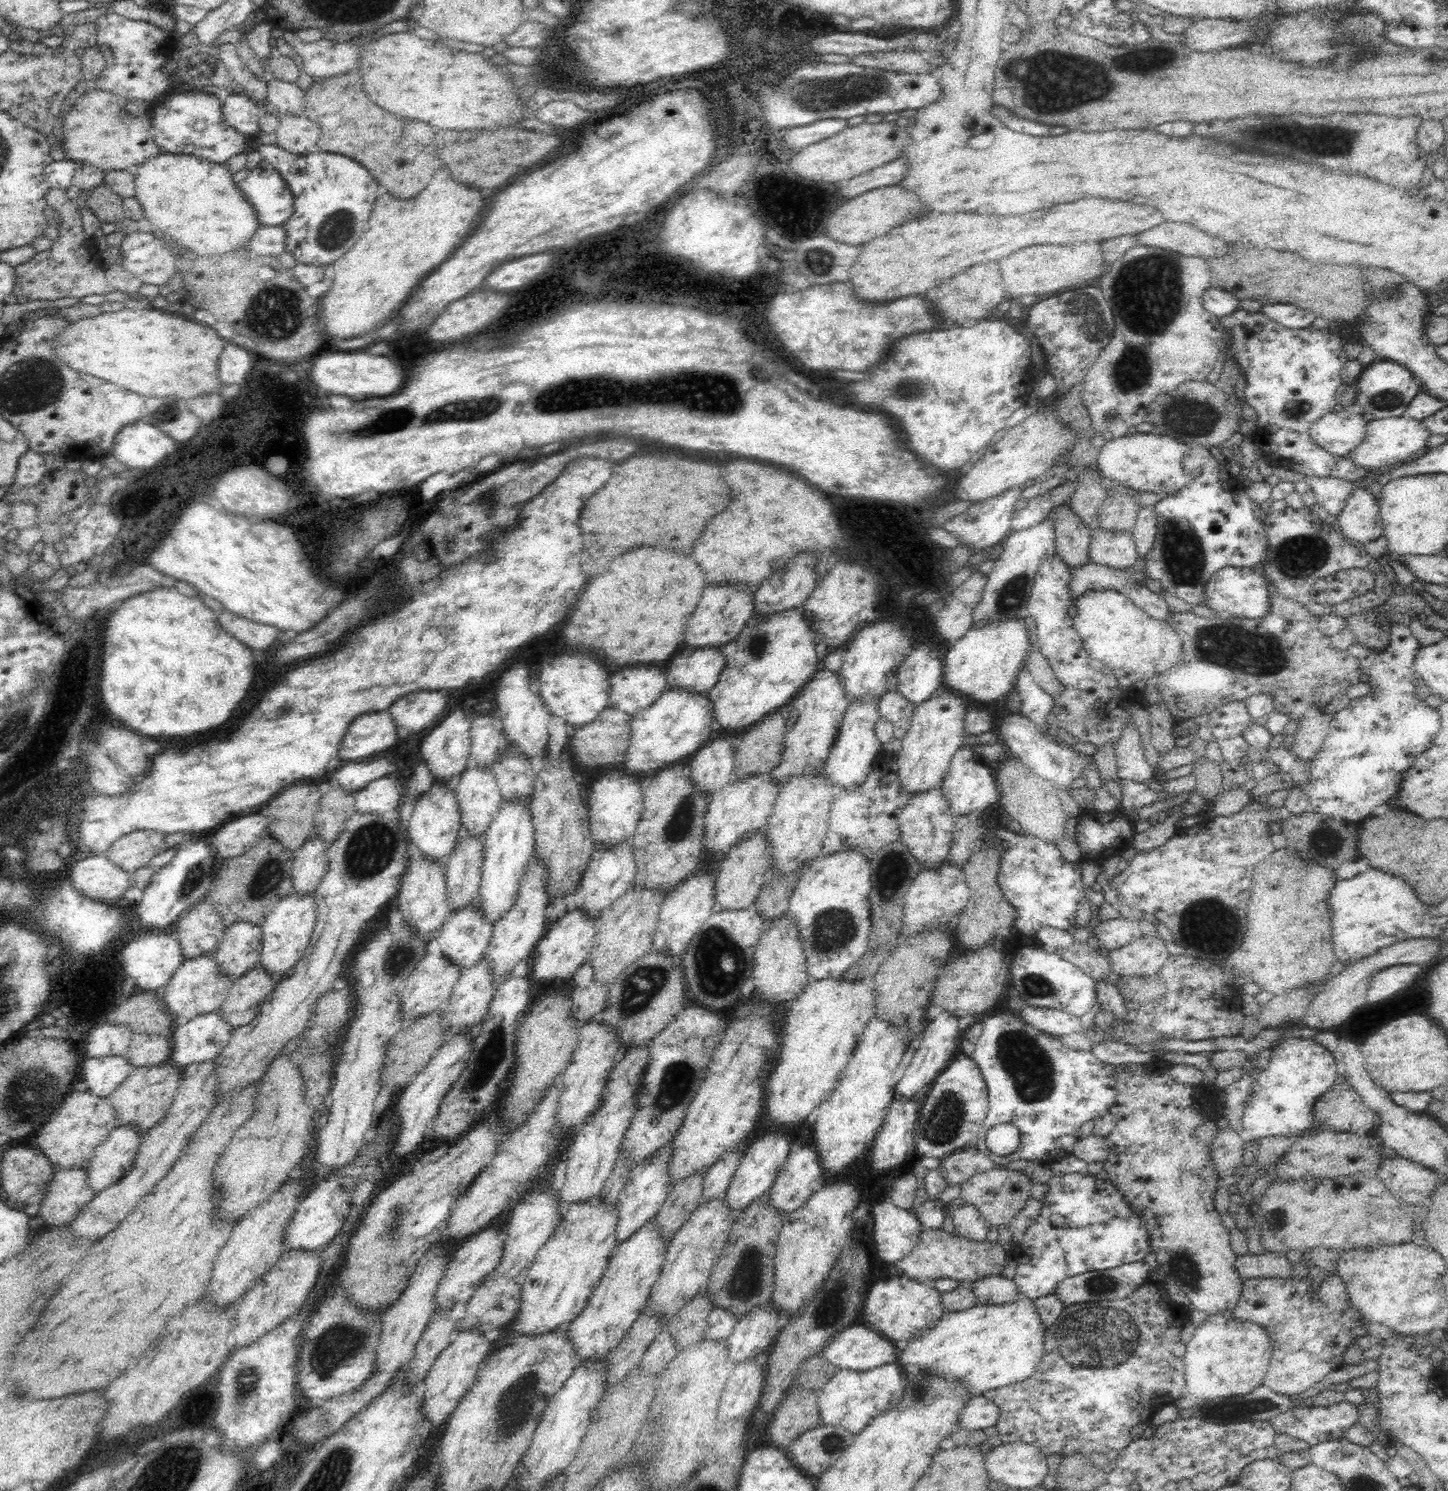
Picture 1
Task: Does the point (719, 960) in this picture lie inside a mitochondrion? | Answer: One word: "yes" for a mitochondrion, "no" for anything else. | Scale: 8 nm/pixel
yes

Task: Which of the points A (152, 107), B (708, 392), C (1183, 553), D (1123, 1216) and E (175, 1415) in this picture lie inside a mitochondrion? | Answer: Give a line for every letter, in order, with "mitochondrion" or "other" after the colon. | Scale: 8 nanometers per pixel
A: other
B: mitochondrion
C: mitochondrion
D: other
E: other

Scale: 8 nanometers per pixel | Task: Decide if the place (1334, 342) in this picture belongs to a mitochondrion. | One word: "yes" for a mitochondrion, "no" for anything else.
no

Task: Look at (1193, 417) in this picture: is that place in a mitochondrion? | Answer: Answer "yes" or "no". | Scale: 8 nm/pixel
yes

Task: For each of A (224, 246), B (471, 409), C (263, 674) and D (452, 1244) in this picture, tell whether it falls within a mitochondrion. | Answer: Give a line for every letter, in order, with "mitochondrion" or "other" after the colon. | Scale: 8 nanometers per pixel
A: other
B: mitochondrion
C: other
D: other

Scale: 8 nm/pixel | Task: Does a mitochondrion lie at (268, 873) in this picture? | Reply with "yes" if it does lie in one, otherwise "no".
yes

